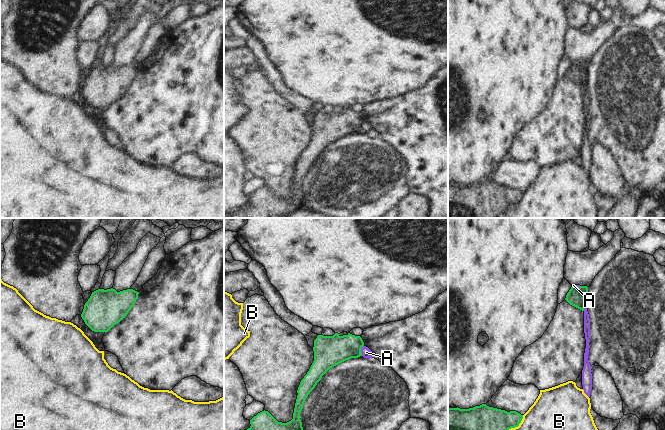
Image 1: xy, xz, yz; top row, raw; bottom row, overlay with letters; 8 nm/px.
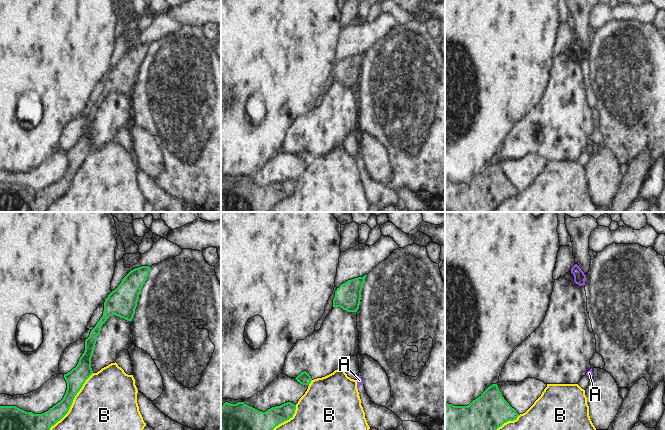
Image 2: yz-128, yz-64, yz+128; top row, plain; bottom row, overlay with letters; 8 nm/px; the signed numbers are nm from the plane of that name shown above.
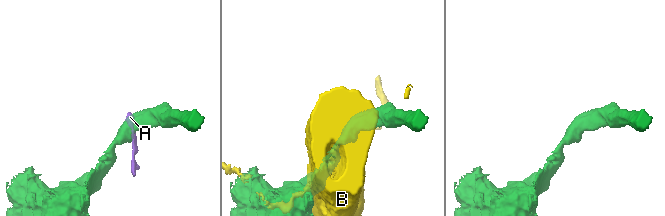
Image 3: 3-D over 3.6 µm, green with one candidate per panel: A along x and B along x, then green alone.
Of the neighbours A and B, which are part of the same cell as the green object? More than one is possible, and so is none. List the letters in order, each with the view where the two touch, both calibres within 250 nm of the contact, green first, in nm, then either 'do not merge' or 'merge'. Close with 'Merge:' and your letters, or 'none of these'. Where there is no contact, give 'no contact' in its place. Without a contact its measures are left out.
A: meets green in xz; 260 nm thick on the green side, 80 nm on the other; do not merge
B: meets green in yz; 190 nm thick on the green side, 260 nm on the other; do not merge
Merge: none of these

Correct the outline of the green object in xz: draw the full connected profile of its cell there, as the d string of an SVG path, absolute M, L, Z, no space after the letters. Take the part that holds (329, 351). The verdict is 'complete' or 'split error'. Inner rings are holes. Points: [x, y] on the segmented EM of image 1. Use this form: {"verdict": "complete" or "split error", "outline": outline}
{"verdict": "complete", "outline": "M338 333L333 336L318 335L314 340L314 361L297 390L293 419L287 423L278 422L264 410L250 420L251 426L247 430L303 430L300 413L310 392L330 368L362 356L363 346L362 338L350 333L343 336Z"}

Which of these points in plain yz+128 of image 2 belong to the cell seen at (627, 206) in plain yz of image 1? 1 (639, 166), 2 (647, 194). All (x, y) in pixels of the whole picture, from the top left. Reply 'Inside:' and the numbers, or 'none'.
Inside: 1

